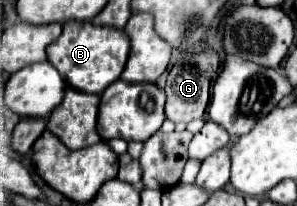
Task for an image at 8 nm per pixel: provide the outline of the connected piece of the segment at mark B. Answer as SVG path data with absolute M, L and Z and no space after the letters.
M71 20L63 24L63 34L47 46L47 60L59 70L59 74L79 92L103 94L103 90L119 80L129 56L129 40L123 30L111 26L95 26L91 22Z

